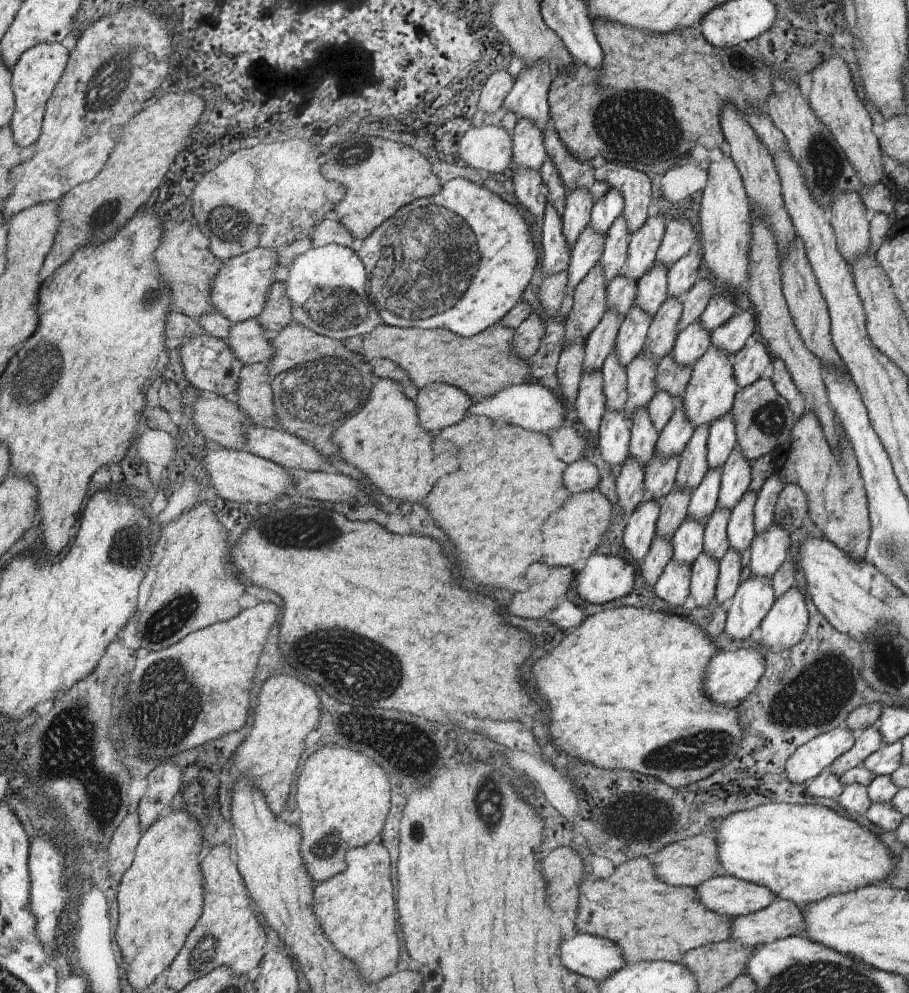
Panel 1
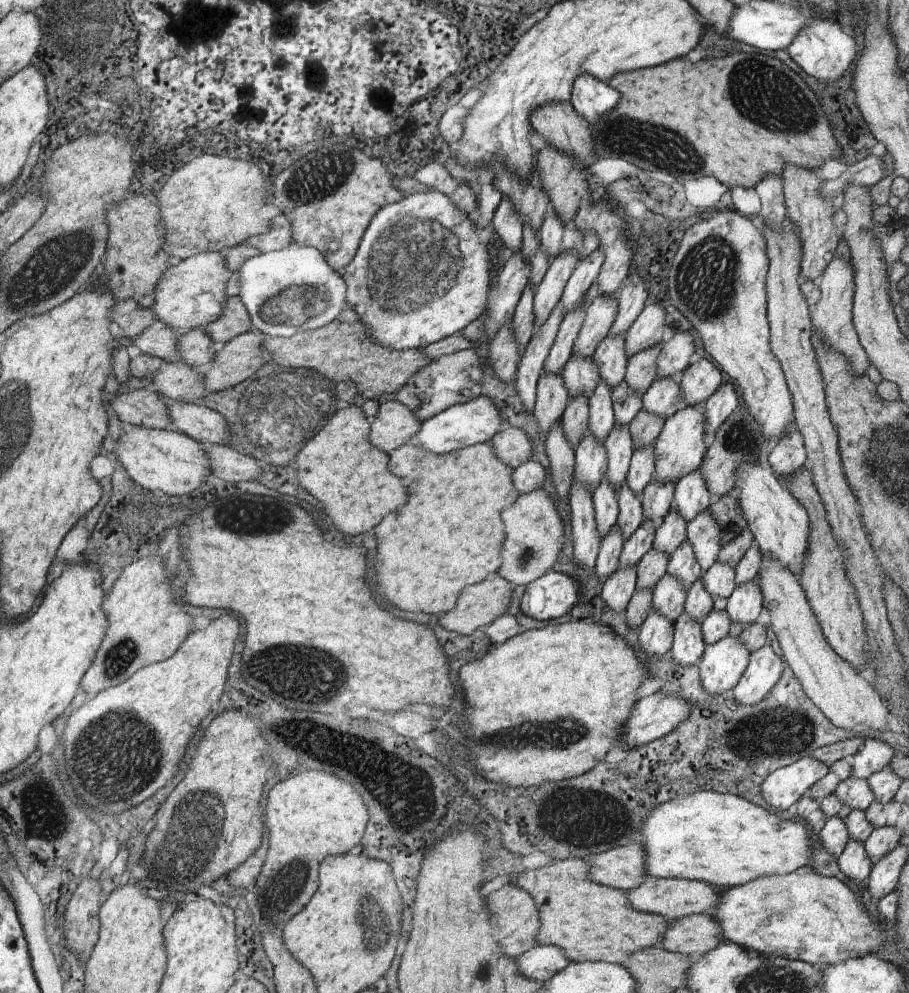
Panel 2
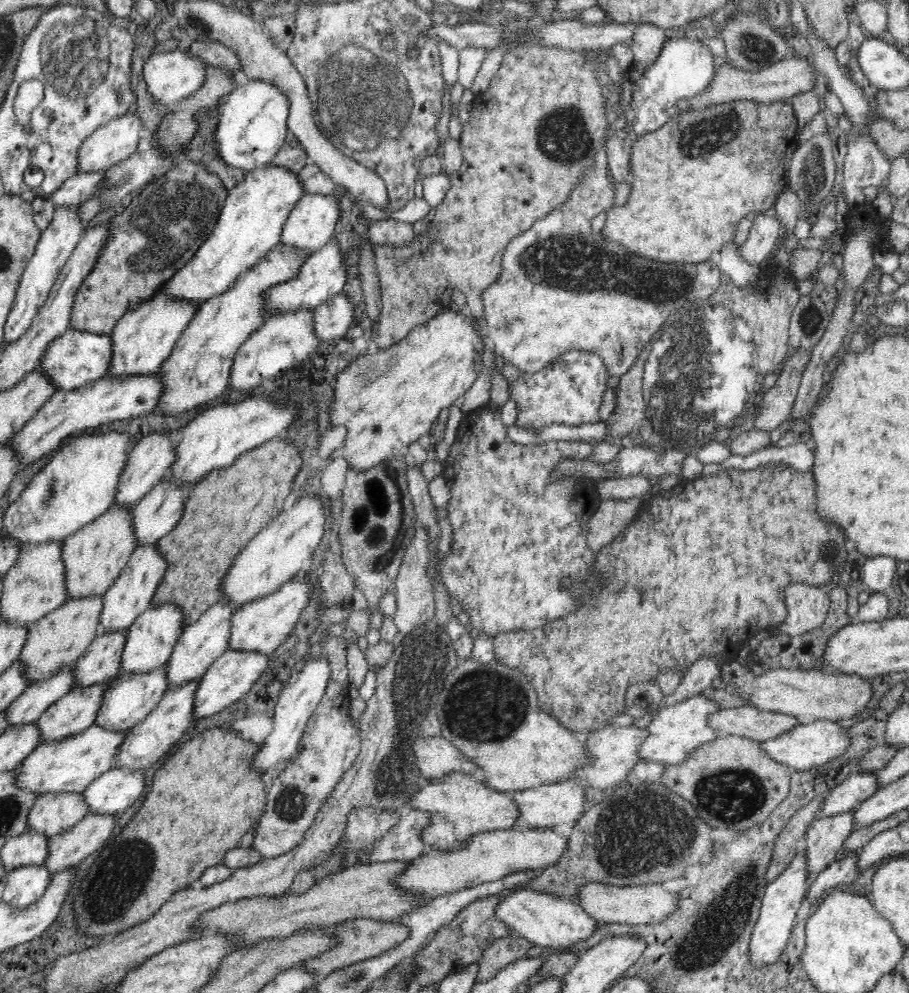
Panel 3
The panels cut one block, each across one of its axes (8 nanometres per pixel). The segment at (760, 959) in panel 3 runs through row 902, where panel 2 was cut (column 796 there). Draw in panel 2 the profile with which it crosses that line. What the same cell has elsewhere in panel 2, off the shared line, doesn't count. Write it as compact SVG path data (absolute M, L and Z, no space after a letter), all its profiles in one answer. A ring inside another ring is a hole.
M812 756L801 758L795 763L789 764L786 768L779 768L768 776L768 784L764 784L764 800L767 800L772 808L786 810L795 802L799 802L809 792L815 782L822 780L829 771L829 768L830 766L826 763Z

